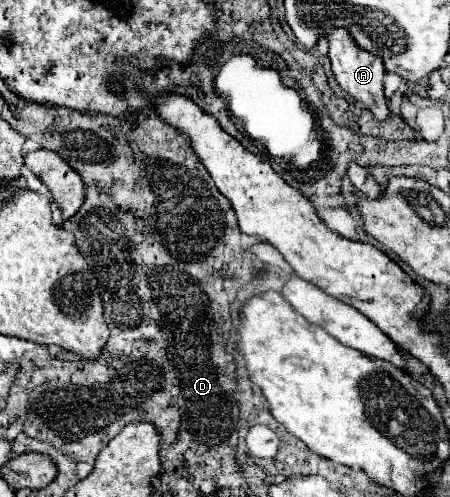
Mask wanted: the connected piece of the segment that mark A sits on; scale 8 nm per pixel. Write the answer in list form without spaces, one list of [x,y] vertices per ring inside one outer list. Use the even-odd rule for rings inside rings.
[[[334,30],[328,36],[328,44],[330,44],[330,52],[328,58],[332,62],[332,72],[336,82],[340,84],[340,88],[354,100],[366,106],[366,110],[370,110],[374,114],[376,120],[386,120],[390,116],[390,108],[384,96],[384,76],[386,76],[386,68],[380,60],[380,56],[374,56],[362,48],[358,48],[354,44],[354,40],[350,38],[350,34],[346,30]]]

